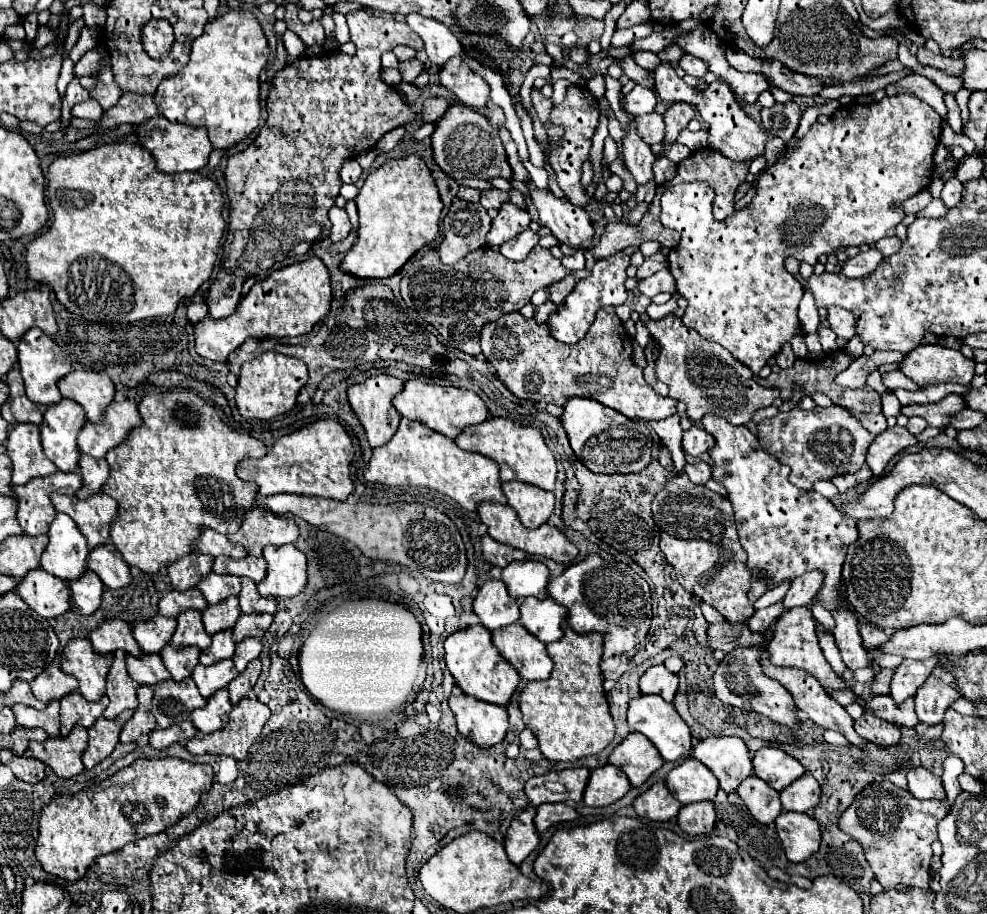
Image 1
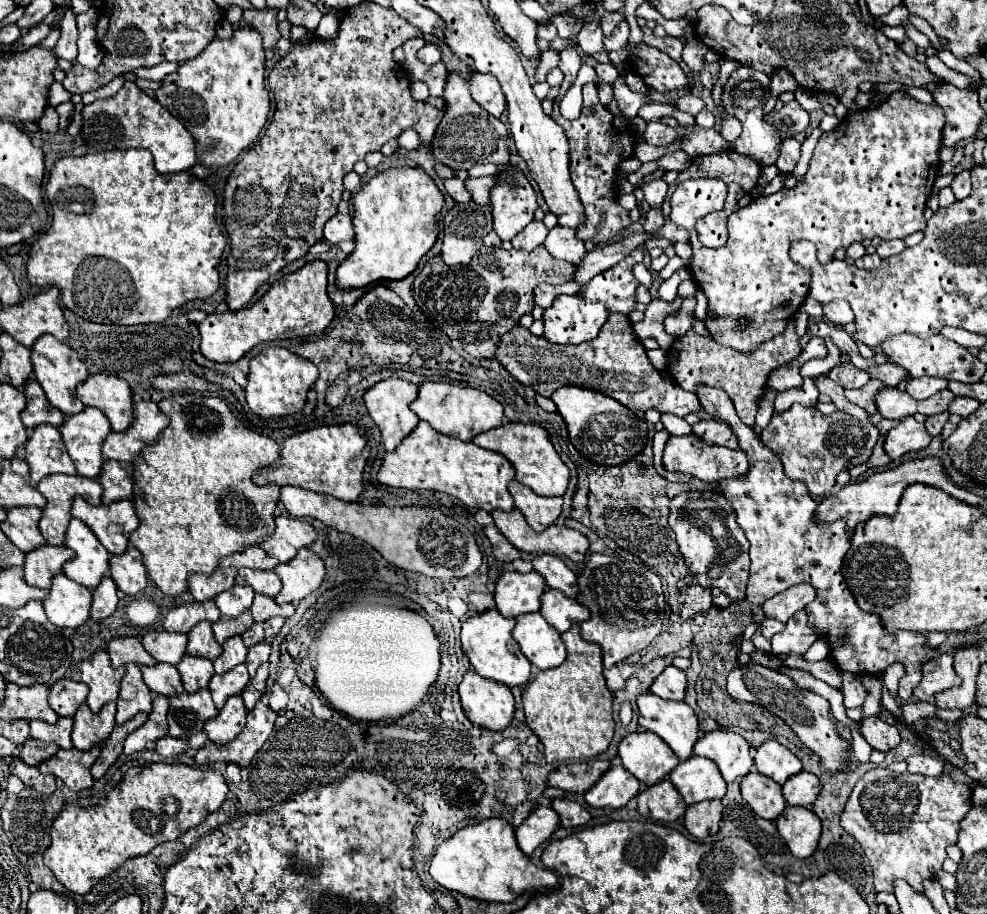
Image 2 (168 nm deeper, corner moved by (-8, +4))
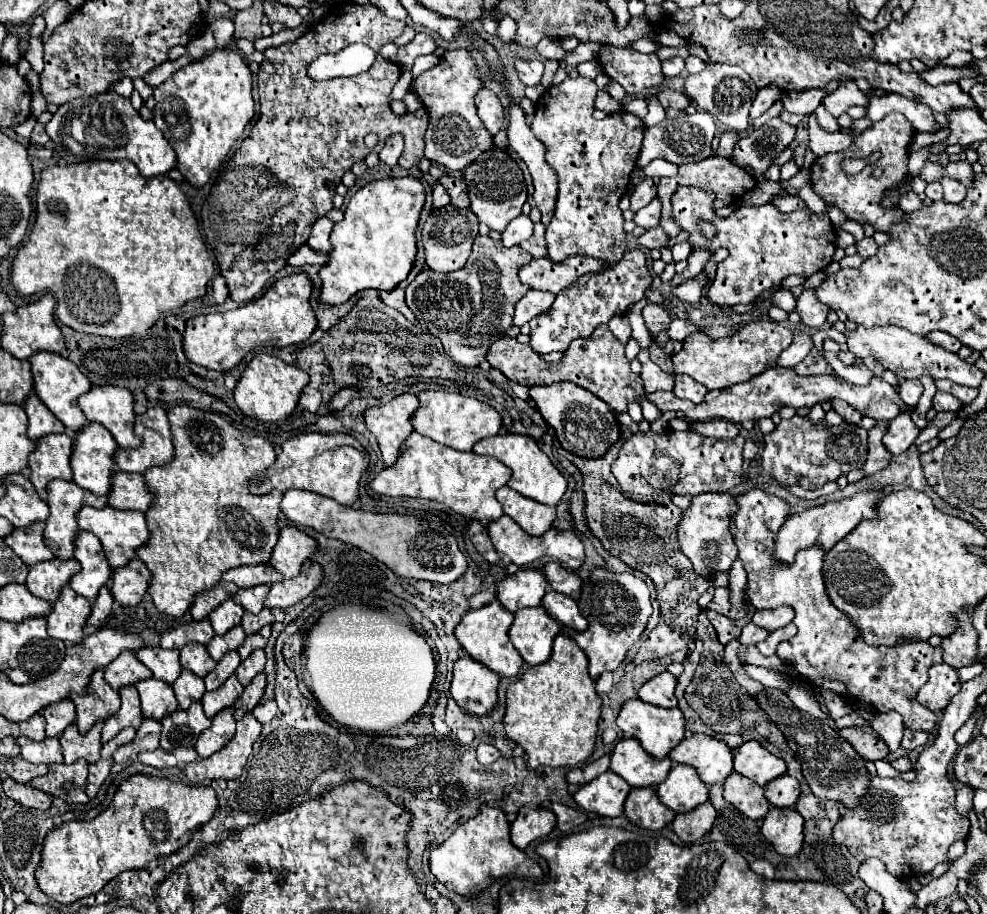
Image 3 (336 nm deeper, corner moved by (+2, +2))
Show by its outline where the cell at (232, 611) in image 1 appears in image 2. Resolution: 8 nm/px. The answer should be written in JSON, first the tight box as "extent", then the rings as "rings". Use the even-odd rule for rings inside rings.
{"extent":[213,611,253,643],"rings":[[[245,611],[237,619],[225,619],[225,617],[221,617],[221,621],[213,625],[213,633],[215,633],[217,643],[225,643],[225,639],[229,639],[233,635],[243,635],[251,625],[253,625],[251,611]]]}

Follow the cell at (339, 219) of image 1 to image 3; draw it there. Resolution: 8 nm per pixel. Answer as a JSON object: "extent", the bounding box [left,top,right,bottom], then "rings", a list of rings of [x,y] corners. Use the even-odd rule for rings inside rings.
{"extent":[307,217,333,253],"rings":[[[319,217],[319,221],[315,221],[315,225],[311,229],[311,235],[309,235],[307,245],[311,249],[315,249],[315,251],[329,253],[331,251],[331,241],[329,241],[331,229],[333,229],[333,221],[327,219],[327,217]]]}

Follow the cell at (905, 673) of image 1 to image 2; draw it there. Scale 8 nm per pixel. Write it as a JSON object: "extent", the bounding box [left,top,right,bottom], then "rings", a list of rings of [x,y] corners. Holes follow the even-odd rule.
{"extent":[913,653,961,705],"rings":[[[943,653],[939,659],[925,663],[923,669],[925,669],[923,679],[913,691],[913,695],[919,701],[927,701],[927,703],[935,705],[937,693],[941,693],[949,687],[957,687],[957,683],[961,683],[961,679],[957,679],[957,673],[953,671],[953,655],[949,655],[949,653]]]}

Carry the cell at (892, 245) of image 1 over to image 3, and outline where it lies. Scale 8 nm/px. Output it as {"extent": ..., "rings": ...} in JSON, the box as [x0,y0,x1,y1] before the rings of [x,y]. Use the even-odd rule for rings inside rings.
{"extent":[857,237,879,259],"rings":[[[865,237],[863,241],[857,243],[857,251],[859,251],[859,255],[865,257],[865,259],[867,259],[867,257],[873,257],[873,255],[877,253],[877,247],[879,247],[879,245],[877,245],[875,239],[871,239],[871,237]]]}

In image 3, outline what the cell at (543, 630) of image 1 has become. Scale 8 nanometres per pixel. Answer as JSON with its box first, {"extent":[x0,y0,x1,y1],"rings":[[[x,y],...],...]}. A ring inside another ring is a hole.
{"extent":[541,591,587,631],"rings":[[[549,591],[549,593],[545,593],[541,605],[543,605],[545,611],[549,613],[549,617],[553,617],[555,621],[559,621],[563,627],[575,629],[575,631],[587,629],[587,621],[585,621],[585,617],[579,613],[577,603],[575,603],[571,597],[567,597],[567,595],[563,595],[563,593]]]}

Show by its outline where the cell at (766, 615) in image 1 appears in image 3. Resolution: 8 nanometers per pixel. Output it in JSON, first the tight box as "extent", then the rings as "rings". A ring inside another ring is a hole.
{"extent":[739,623,769,645],"rings":[[[747,623],[747,625],[743,627],[743,633],[741,633],[739,641],[745,643],[745,645],[755,645],[755,643],[767,639],[767,637],[769,637],[769,631],[767,631],[767,629],[761,629],[761,627],[753,625],[753,623]]]}

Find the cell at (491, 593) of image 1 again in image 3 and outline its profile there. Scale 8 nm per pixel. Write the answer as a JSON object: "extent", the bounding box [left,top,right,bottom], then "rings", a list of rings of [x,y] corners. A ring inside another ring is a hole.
{"extent":[497,569,549,613],"rings":[[[519,569],[513,575],[507,575],[497,585],[497,601],[511,613],[523,607],[539,607],[543,593],[549,585],[541,571],[537,569]]]}

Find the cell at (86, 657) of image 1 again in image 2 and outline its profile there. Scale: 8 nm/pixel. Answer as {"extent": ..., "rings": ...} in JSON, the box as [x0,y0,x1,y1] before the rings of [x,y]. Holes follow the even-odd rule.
{"extent":[71,651,125,715],"rings":[[[97,651],[91,659],[77,663],[71,669],[71,679],[89,685],[87,705],[97,715],[103,705],[117,701],[119,683],[125,675],[125,667],[113,669],[111,659],[105,651]]]}

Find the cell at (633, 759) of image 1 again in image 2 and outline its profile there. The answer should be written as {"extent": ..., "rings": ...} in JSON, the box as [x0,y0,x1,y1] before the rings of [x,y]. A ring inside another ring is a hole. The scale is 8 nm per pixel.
{"extent":[619,731,679,785],"rings":[[[635,731],[619,745],[621,765],[645,785],[663,781],[677,765],[679,759],[655,733]]]}

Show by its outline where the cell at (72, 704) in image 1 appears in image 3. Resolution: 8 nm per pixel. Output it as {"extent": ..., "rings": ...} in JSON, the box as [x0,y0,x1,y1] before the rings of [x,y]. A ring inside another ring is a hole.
{"extent":[61,721,103,763],"rings":[[[103,721],[93,725],[87,733],[79,733],[77,723],[69,725],[61,735],[65,763],[75,763],[77,759],[87,759],[89,763],[97,761],[101,751],[101,729]]]}

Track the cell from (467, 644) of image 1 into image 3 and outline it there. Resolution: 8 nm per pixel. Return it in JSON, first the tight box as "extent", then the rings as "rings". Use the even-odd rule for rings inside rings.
{"extent":[455,601,523,677],"rings":[[[493,601],[481,609],[467,611],[461,623],[455,627],[455,637],[459,645],[465,649],[465,653],[475,661],[483,663],[487,669],[491,669],[499,677],[515,677],[523,665],[523,659],[517,653],[517,649],[509,643],[507,633],[511,625],[513,625],[513,613],[507,613],[497,601]]]}

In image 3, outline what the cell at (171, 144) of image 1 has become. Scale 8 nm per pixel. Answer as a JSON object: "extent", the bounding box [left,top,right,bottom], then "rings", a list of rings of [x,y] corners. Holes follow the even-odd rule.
{"extent":[45,91,177,177],"rings":[[[115,91],[99,93],[87,99],[73,99],[61,105],[45,127],[47,135],[57,145],[55,151],[61,155],[65,163],[79,163],[93,159],[129,159],[137,165],[143,177],[165,175],[177,165],[177,155],[163,137],[163,133],[157,129],[157,125],[151,119],[143,119],[141,113],[133,109],[131,99]],[[75,119],[83,127],[85,139],[81,143],[71,135],[71,121]]]}

